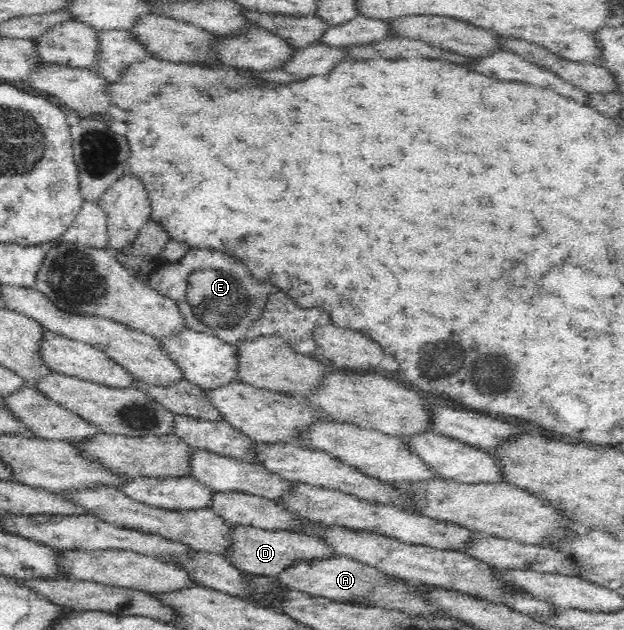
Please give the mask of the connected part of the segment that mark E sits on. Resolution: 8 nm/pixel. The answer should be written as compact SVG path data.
M199 248L188 250L179 261L163 262L147 285L180 306L188 329L210 334L229 345L239 345L250 336L250 327L260 318L271 294L271 284L255 280L245 266L225 258L225 254Z

